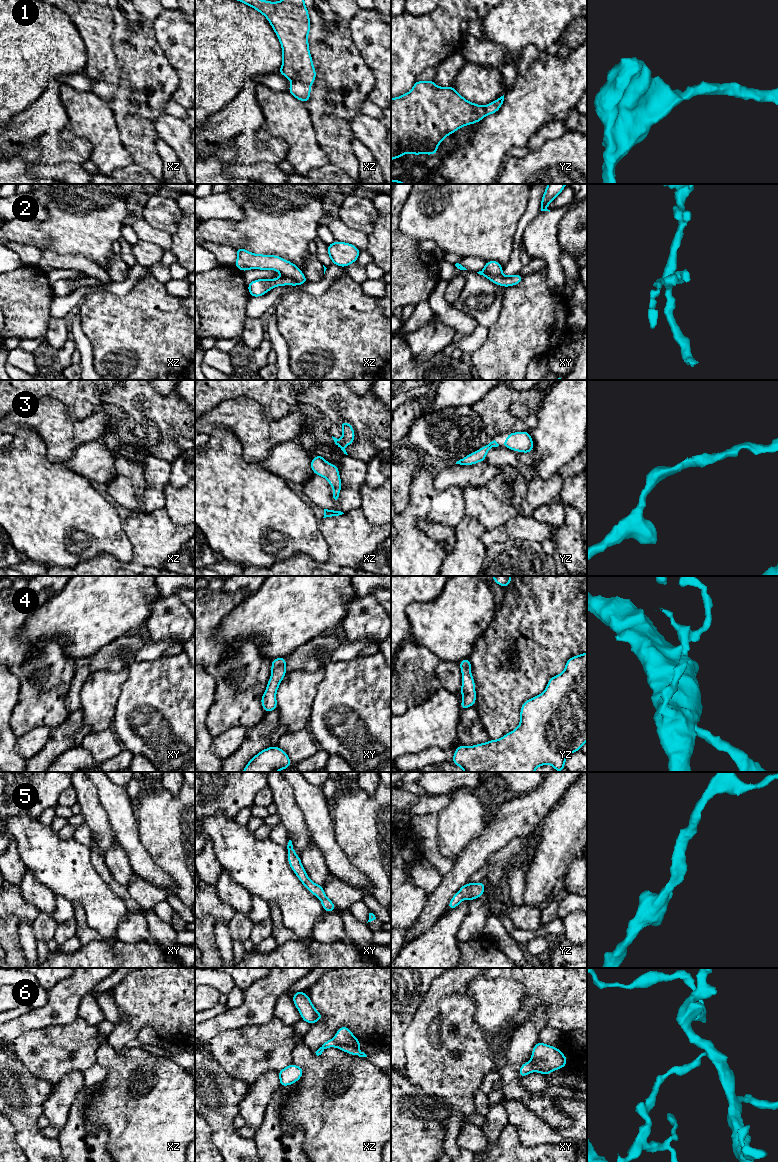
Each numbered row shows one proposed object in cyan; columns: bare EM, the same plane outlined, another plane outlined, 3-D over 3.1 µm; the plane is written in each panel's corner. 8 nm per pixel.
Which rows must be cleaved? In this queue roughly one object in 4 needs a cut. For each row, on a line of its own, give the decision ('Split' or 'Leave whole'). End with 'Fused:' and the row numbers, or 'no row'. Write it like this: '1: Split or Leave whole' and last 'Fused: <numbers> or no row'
1: Leave whole
2: Split
3: Leave whole
4: Split
5: Leave whole
6: Leave whole
Fused: 2, 4

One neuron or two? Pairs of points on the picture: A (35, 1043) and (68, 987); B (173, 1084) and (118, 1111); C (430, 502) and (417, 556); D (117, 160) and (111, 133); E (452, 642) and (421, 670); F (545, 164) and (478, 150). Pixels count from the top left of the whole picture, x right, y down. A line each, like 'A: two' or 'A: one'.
A: two
B: one
C: one
D: one
E: two
F: two

